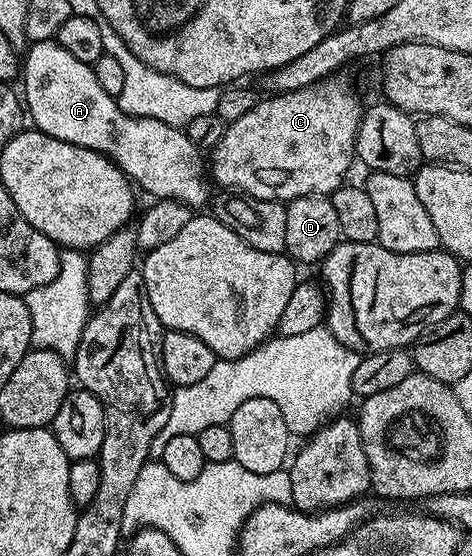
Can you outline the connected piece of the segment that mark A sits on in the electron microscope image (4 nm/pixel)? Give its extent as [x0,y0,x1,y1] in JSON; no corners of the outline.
[20,40,212,211]

